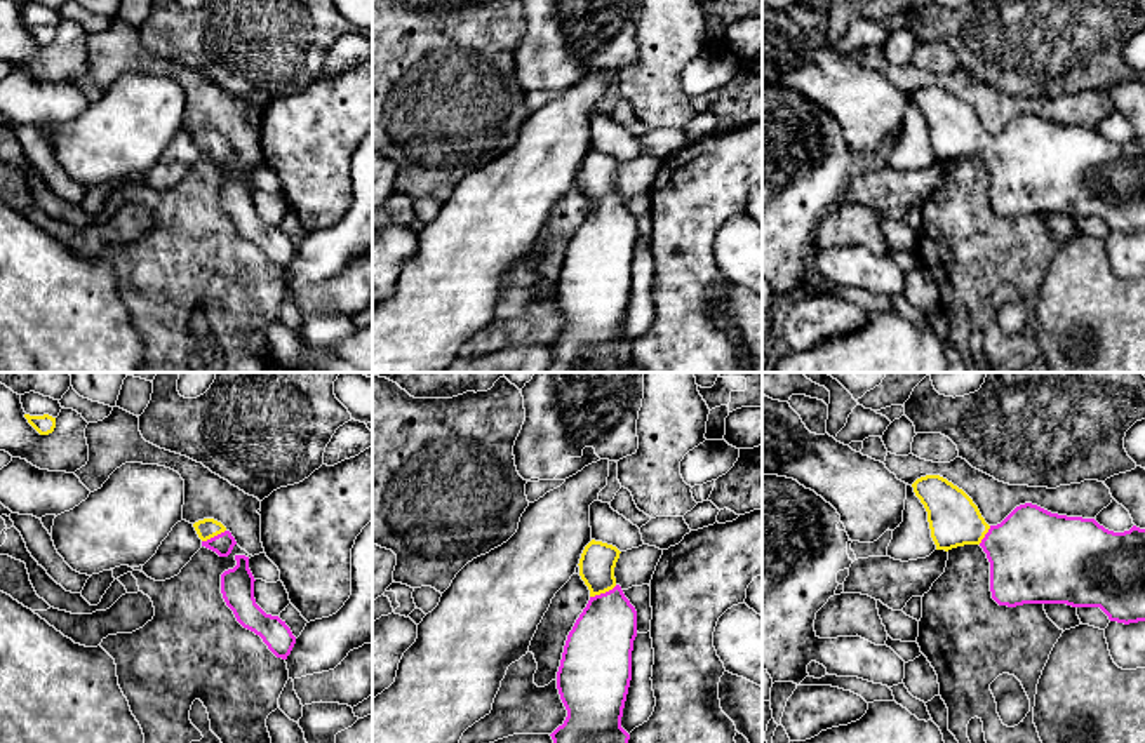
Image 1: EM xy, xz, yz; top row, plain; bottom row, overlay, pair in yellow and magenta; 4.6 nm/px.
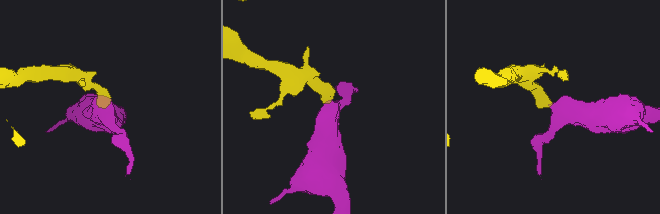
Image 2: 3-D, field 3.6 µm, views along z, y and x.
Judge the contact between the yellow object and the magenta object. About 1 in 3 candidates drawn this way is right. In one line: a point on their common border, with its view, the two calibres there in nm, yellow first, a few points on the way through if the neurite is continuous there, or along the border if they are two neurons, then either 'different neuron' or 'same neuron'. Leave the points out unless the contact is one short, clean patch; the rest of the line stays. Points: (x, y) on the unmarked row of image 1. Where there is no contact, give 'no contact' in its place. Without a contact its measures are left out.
xz (602, 202) | 170/300 nm | across xz (597, 173), (602, 202), (599, 256) | same neuron

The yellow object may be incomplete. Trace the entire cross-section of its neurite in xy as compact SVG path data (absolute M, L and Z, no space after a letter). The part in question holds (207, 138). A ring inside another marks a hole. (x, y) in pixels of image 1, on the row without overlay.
M204 129L193 134L202 157L216 162L219 167L228 167L237 155L231 143L214 129Z

